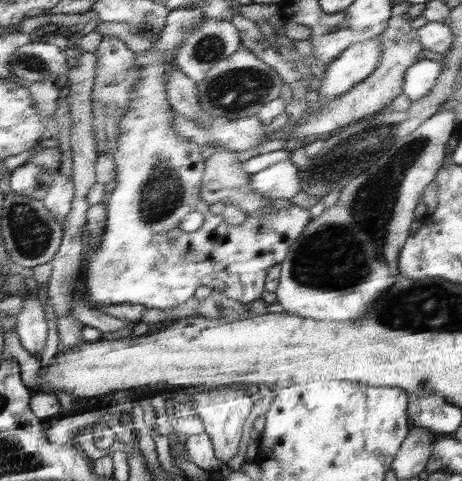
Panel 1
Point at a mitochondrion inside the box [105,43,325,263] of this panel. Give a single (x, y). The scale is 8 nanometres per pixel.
(239, 88)

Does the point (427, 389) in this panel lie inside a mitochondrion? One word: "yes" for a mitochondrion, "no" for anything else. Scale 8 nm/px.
no

